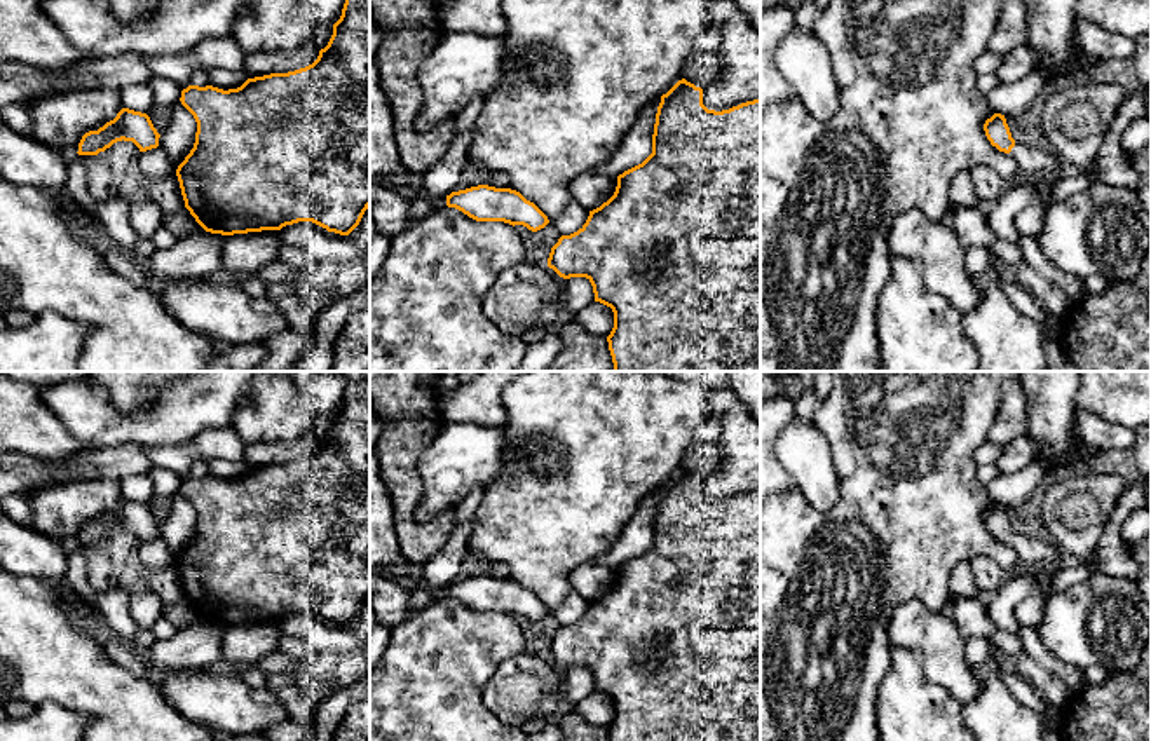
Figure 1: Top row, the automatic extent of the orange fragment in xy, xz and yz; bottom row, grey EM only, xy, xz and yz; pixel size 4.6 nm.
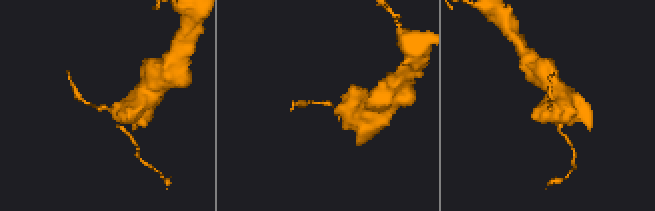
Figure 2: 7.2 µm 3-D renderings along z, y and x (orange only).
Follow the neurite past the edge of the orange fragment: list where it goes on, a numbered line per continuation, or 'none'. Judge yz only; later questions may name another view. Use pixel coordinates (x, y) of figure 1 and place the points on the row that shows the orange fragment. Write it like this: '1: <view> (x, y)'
1: yz (1028, 157)

